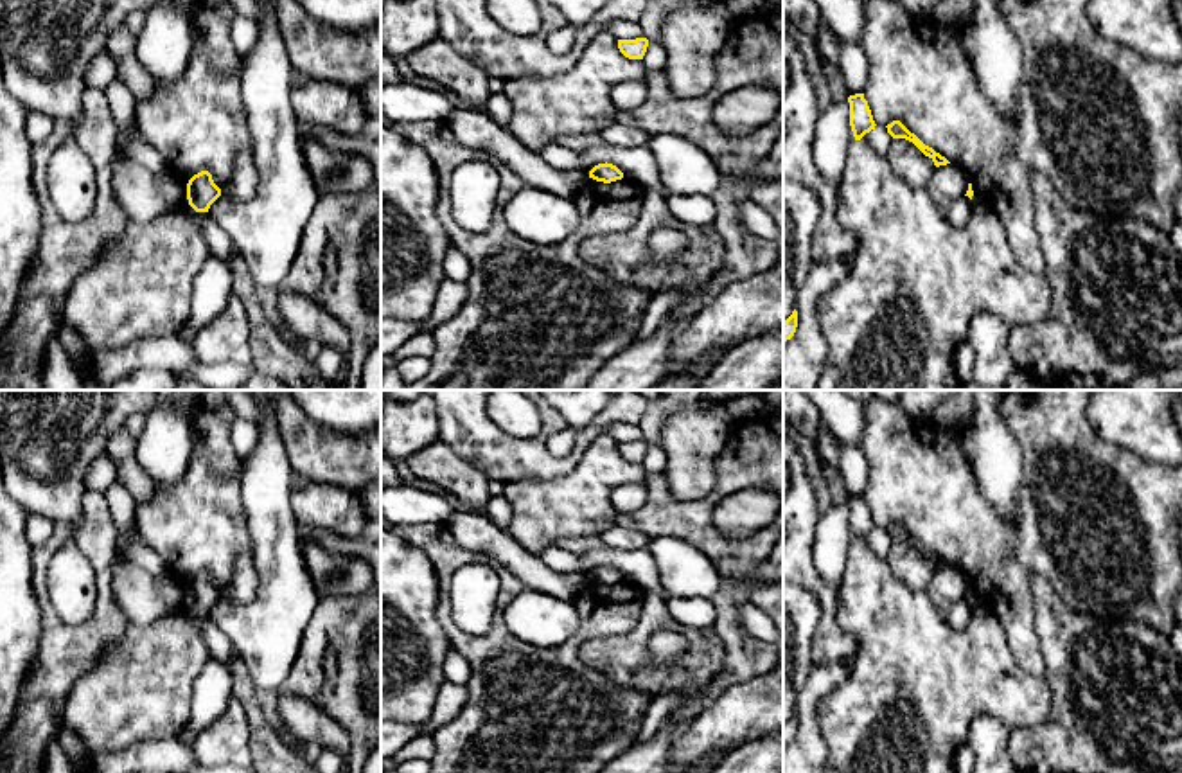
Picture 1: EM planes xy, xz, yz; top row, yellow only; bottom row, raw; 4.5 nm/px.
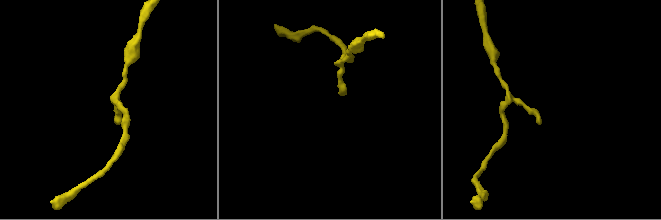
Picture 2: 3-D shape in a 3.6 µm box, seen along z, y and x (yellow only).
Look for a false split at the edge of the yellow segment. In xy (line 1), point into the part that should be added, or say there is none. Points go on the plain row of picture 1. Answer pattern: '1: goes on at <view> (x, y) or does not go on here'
1: does not go on here

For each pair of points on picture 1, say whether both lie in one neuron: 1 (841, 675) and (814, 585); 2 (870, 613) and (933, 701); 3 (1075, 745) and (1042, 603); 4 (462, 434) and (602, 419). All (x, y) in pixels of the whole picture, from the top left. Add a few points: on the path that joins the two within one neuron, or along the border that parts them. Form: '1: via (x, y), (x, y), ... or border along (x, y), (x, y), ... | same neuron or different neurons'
1: border along (852, 662), (821, 662), (812, 666) | different neurons
2: via (891, 635), (908, 651), (917, 680) | same neuron
3: via (1067, 709), (1064, 700), (1064, 639) | same neuron
4: via (498, 455), (538, 464), (564, 464), (573, 455) | same neuron

